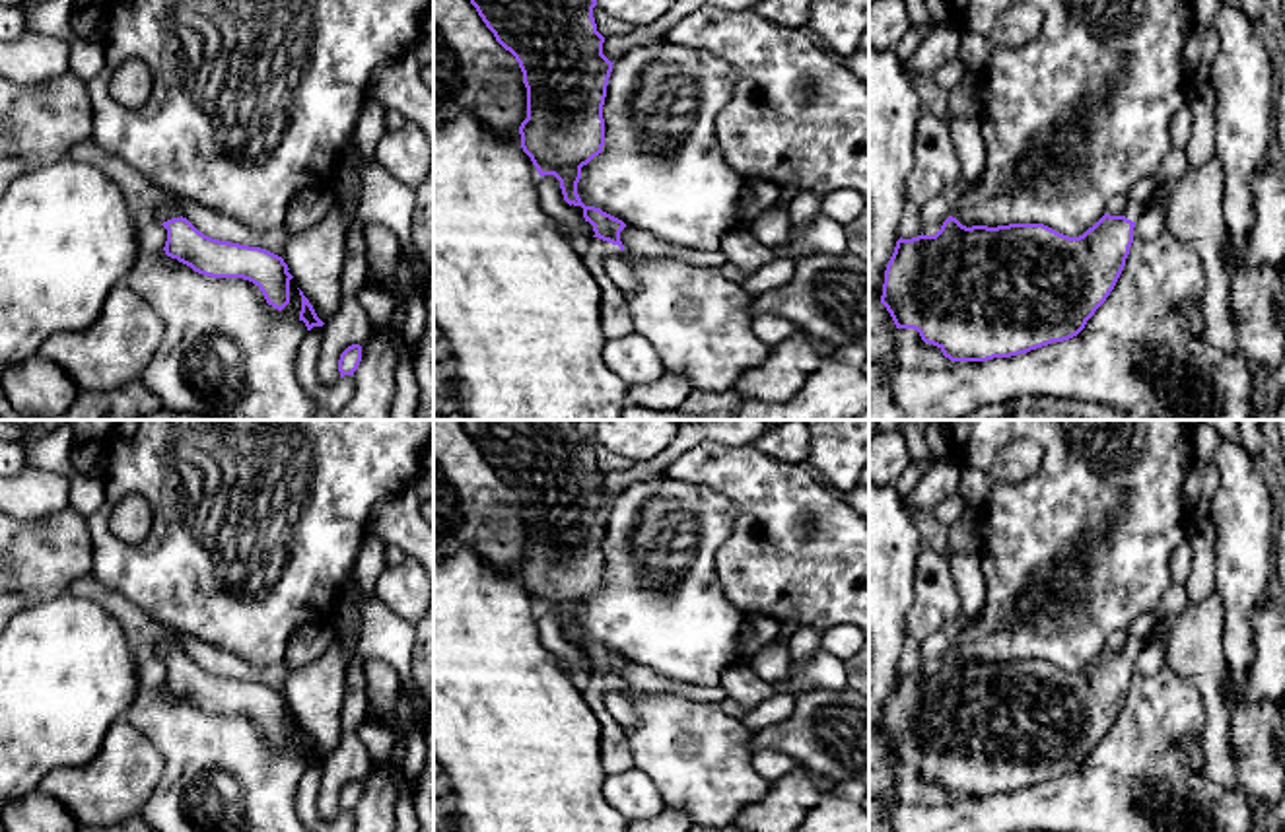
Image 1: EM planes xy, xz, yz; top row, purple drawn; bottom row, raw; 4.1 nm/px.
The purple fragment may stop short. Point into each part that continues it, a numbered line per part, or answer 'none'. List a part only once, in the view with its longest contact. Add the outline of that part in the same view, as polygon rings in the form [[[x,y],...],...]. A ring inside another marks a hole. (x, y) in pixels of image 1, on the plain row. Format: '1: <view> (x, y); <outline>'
1: xz (617, 755); [[[591,673],[581,682],[581,692],[603,727],[603,768],[608,774],[622,774],[634,768],[634,754],[626,739],[626,729],[614,721],[605,704],[608,690],[618,690],[620,682],[599,673]]]

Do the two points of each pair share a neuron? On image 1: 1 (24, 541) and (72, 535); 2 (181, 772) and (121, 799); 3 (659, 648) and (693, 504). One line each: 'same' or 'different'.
1: same
2: different
3: same

